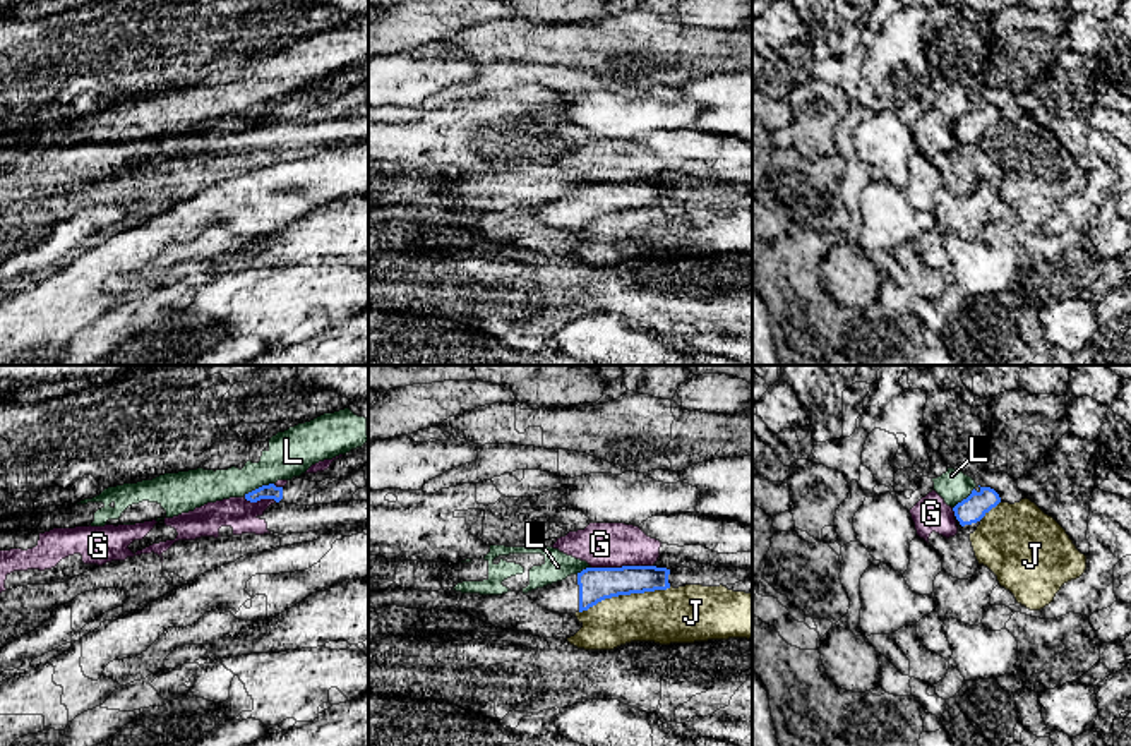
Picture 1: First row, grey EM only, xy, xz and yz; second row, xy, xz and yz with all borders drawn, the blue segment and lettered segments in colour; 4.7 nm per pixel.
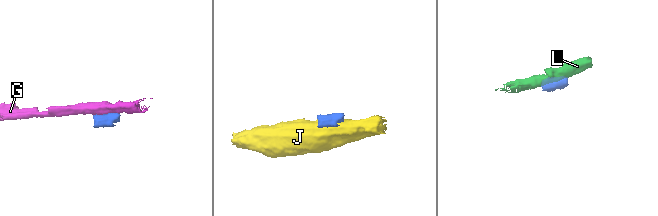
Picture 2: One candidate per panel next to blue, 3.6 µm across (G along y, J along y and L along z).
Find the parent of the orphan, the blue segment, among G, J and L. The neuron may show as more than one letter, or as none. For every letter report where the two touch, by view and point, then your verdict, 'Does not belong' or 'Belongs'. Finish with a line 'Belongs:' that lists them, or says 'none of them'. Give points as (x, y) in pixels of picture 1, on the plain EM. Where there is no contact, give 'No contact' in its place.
G: Touches blue at xz (622, 182). Does not belong
J: Touches blue at xz (624, 210). Does not belong
L: Touches blue at xy (259, 103). Does not belong
Belongs: none of them

